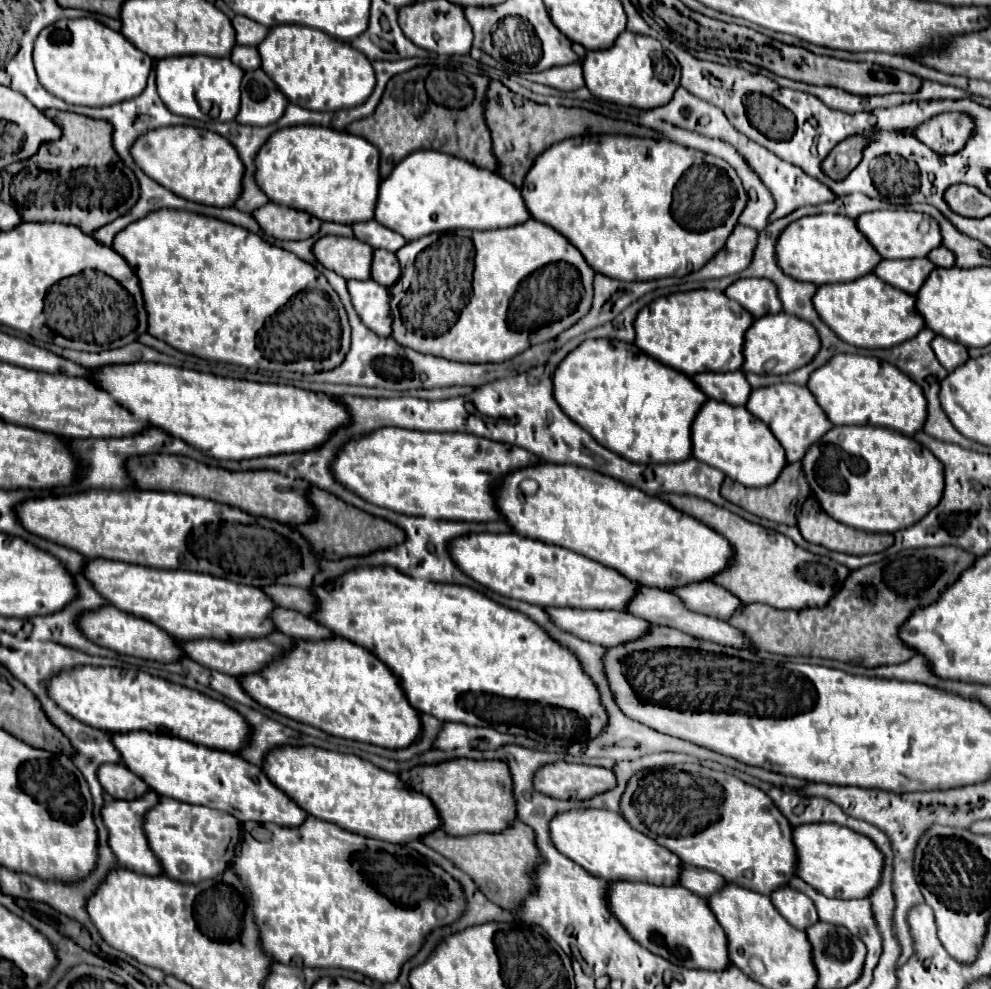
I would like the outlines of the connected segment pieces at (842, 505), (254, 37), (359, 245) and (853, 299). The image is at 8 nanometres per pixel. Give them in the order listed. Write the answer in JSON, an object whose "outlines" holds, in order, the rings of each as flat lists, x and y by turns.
{"outlines":[[[872,425,834,427,802,459,806,479,822,509,840,523,896,533,932,511,944,491,944,465,918,441]],[[236,15,234,21,234,31,236,31,236,41,238,45,260,45,258,41,264,39,264,35,268,35,268,29,248,17]],[[326,235,314,245,316,259,348,281,370,279,372,253,374,249,368,247,368,243,358,241,356,237]],[[866,275,850,283,820,285,814,295,814,307,840,339,864,349,900,345,926,327,924,317,916,309,916,295,896,289,876,275]]]}

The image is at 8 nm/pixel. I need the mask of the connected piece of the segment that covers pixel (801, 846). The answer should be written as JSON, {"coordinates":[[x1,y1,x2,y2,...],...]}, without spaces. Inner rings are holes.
{"coordinates":[[814,823,814,825,796,827,794,843,798,851,796,875,826,897,834,897,834,899,870,897,874,887,880,885,884,855,866,835,860,835,836,823]]}

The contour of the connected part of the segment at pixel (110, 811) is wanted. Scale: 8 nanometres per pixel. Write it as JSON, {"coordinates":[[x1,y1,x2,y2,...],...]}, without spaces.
{"coordinates":[[150,791,144,797,134,799,134,801,112,801,112,803,104,805,102,819,104,819,104,823,106,823,108,831,110,831,110,847,116,853,118,863,124,869,136,871,140,875,162,875,164,873,158,857,154,855,154,851,148,845,146,831,144,831,144,815,158,803,160,803,160,795]]}

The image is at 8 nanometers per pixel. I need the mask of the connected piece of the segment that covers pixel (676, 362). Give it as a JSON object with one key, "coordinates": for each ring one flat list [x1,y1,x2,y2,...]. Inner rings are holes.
{"coordinates":[[698,289,672,293,656,299,638,313,634,343,646,355,686,375,698,375,700,371,738,371,744,361,744,333,752,323,754,317,722,291]]}

